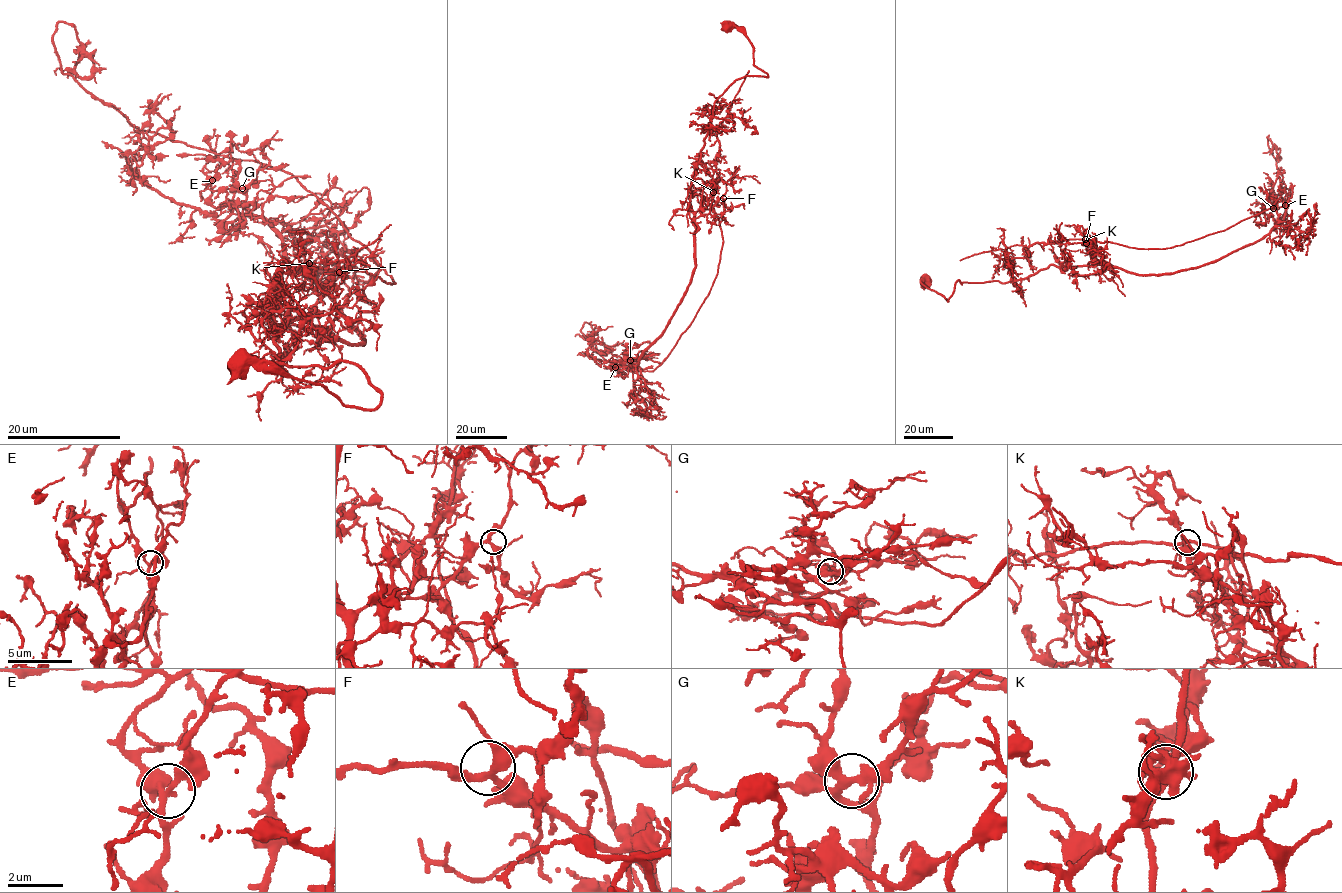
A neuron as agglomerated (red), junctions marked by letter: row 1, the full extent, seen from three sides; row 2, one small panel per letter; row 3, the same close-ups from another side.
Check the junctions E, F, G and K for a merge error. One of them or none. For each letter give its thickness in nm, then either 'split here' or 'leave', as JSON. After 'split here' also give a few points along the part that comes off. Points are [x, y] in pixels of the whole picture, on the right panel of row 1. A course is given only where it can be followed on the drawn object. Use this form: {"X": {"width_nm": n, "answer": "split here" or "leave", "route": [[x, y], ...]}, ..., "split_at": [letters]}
{"E": {"width_nm": 260, "answer": "leave"}, "F": {"width_nm": 320, "answer": "leave"}, "G": {"width_nm": 320, "answer": "leave"}, "K": {"width_nm": 240, "answer": "split here", "route": [[1085, 239], [1171, 248], [1224, 231], [1282, 196], [1286, 187], [1267, 136], [1278, 159], [1280, 148]]}, "split_at": ["K"]}

